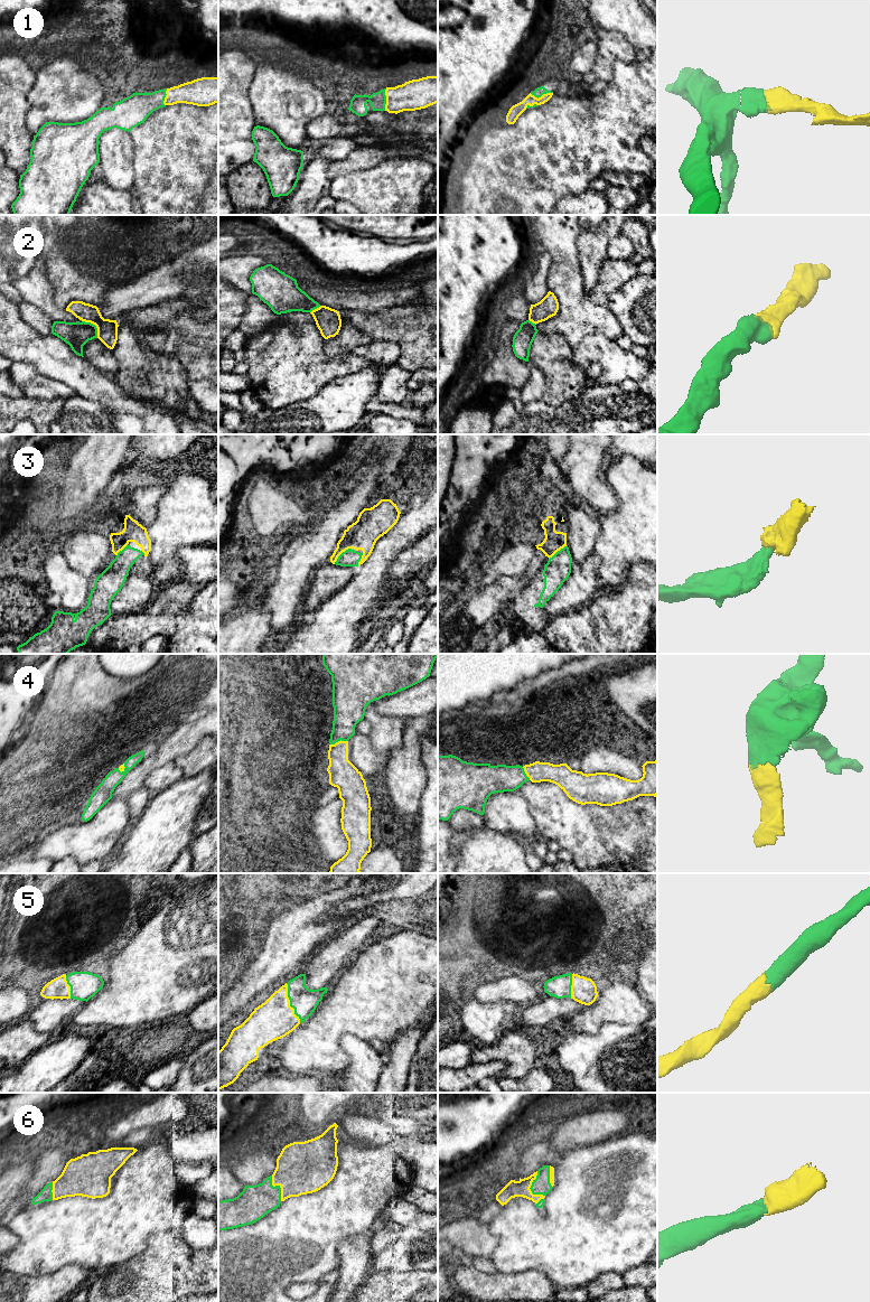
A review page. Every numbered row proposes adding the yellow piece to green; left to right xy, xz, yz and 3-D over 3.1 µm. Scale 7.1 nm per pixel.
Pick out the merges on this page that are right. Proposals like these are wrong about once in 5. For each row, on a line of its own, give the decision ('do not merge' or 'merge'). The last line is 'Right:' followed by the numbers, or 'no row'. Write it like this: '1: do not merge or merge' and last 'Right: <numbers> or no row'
1: merge
2: merge
3: merge
4: merge
5: merge
6: merge
Right: 1, 2, 3, 4, 5, 6

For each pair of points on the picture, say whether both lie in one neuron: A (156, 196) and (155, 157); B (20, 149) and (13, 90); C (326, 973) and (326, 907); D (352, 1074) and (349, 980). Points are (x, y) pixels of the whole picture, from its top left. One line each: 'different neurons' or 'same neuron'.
A: same neuron
B: same neuron
C: different neurons
D: different neurons

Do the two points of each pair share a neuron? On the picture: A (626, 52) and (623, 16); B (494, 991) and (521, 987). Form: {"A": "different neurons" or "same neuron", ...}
{"A": "different neurons", "B": "same neuron"}

